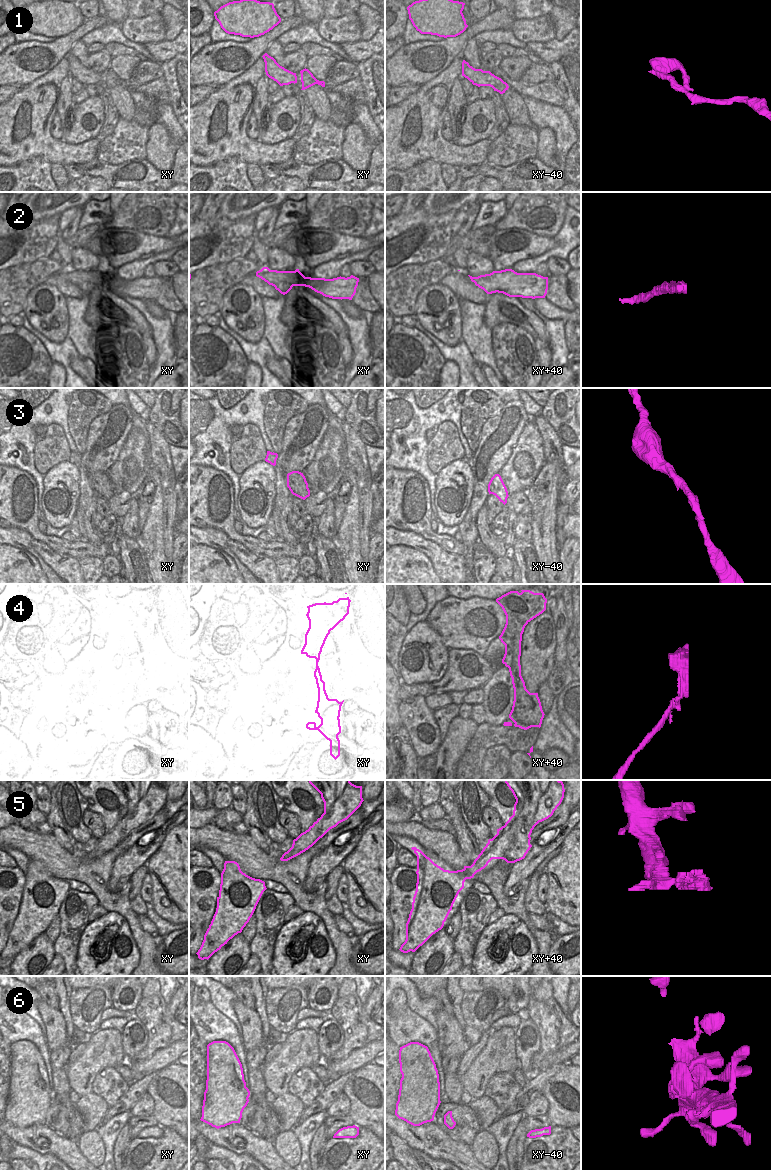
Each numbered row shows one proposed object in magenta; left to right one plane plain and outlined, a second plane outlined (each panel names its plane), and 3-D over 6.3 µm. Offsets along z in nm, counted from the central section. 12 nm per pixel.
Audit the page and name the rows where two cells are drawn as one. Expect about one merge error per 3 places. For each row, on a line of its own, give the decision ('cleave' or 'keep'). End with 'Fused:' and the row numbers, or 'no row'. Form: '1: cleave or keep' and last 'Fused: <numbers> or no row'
1: keep
2: keep
3: keep
4: cleave
5: cleave
6: keep
Fused: 4, 5

